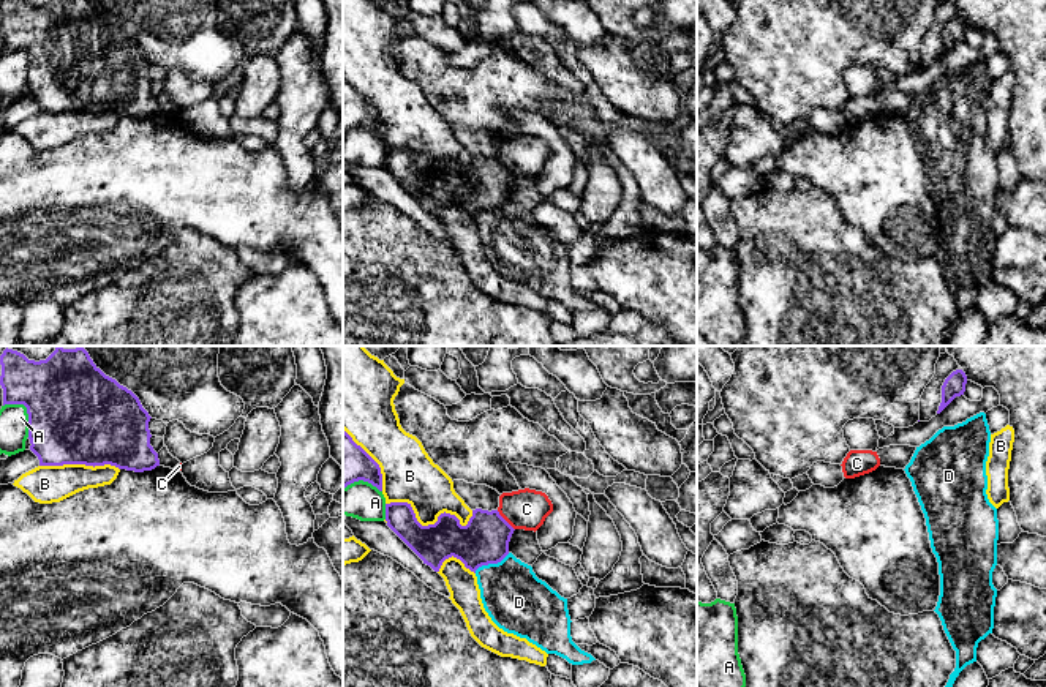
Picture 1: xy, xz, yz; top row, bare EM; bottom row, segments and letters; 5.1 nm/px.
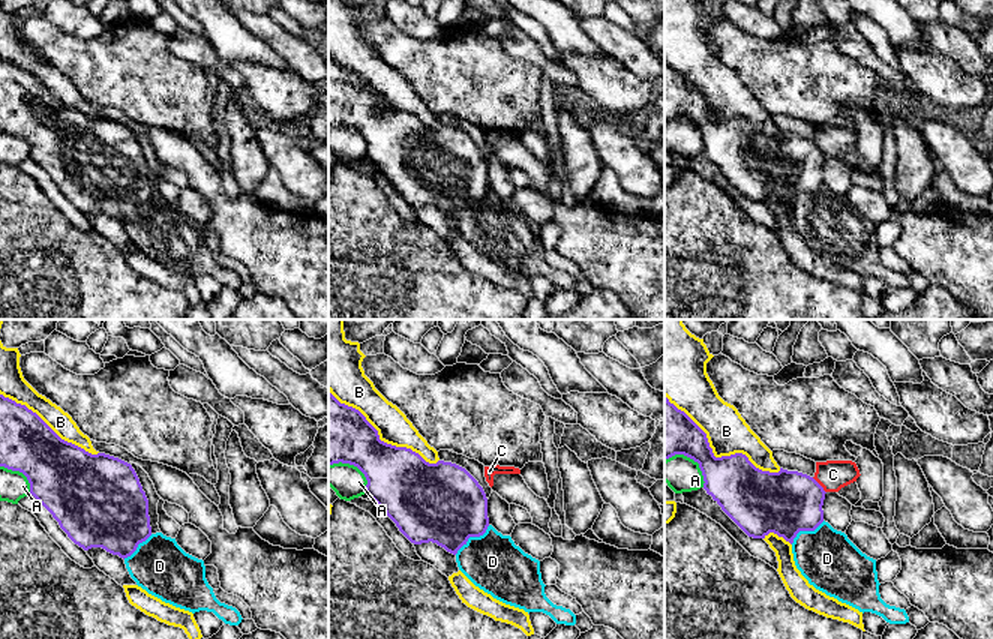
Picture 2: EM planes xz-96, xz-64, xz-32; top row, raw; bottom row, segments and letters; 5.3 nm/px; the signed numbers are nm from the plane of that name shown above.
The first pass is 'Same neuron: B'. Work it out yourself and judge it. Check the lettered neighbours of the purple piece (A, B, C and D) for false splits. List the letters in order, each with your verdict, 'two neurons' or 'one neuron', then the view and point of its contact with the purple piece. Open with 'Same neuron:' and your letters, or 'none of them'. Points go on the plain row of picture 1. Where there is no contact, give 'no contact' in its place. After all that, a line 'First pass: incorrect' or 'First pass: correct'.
Same neuron: none of them
A: two neurons; meets purple in xy at (27, 59)
B: two neurons; meets purple in xz at (428, 171)
C: two neurons; meets purple in xz at (504, 166)
D: two neurons; meets purple in xz at (492, 209)
First pass: incorrect

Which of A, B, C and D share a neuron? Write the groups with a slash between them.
A / B / C / D

